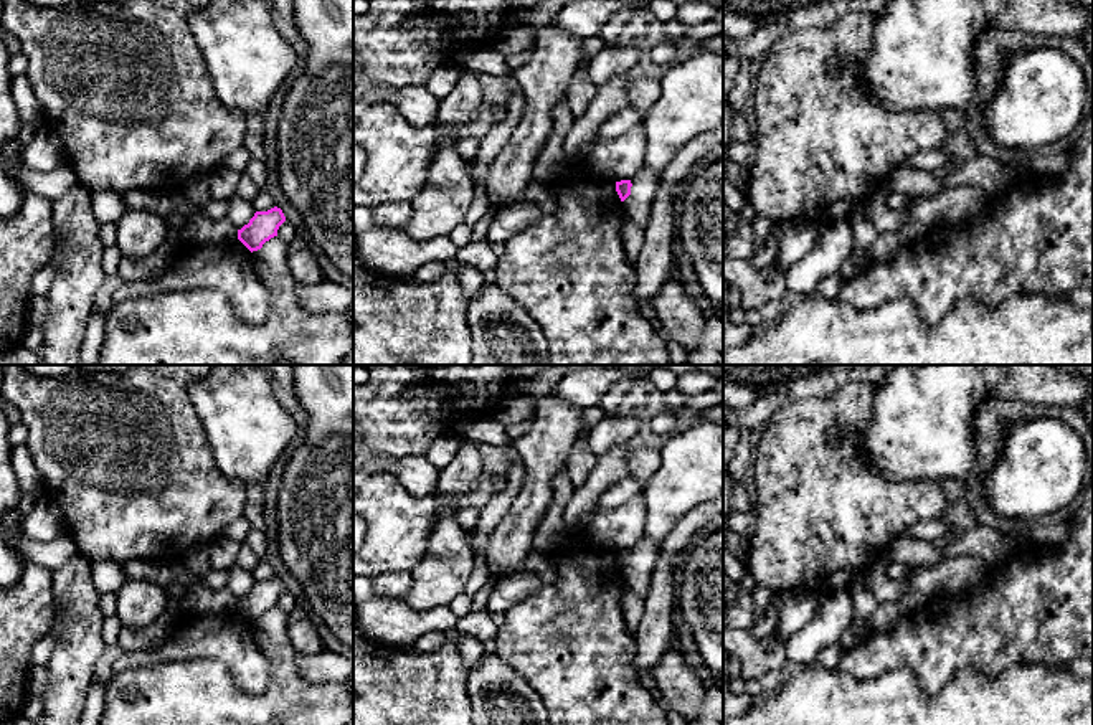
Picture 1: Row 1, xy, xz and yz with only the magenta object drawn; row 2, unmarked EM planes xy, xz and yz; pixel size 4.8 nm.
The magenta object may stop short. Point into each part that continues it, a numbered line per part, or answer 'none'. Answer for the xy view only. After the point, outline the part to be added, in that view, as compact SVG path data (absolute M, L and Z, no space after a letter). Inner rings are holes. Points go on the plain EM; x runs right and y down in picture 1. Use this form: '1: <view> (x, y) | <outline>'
none

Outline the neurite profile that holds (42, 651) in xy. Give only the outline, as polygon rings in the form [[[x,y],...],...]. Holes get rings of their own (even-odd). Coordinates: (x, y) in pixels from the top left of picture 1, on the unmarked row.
[[[51,633],[36,641],[31,649],[31,667],[46,666],[54,649],[54,637]]]

